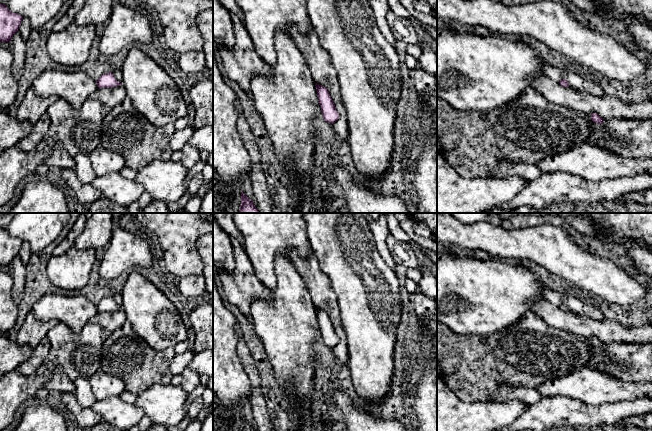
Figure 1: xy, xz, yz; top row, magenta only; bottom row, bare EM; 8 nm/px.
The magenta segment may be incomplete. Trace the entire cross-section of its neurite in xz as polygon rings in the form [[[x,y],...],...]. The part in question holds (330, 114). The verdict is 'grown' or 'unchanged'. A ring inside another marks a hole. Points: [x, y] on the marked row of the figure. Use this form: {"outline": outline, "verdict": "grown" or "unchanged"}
{"outline": [[[316,83],[315,85],[318,103],[321,107],[321,113],[326,122],[334,124],[339,119],[339,113],[326,87]]], "verdict": "unchanged"}

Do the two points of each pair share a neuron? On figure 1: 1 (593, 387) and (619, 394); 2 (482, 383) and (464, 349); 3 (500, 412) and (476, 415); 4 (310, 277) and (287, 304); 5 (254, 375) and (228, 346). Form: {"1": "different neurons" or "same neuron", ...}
{"1": "same neuron", "2": "same neuron", "3": "same neuron", "4": "different neurons", "5": "different neurons"}

